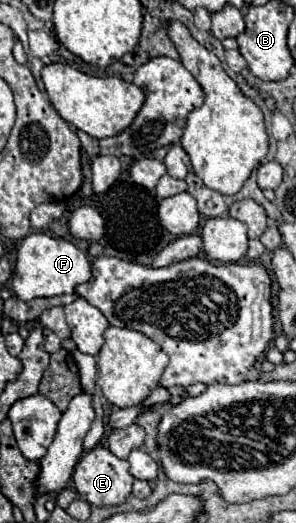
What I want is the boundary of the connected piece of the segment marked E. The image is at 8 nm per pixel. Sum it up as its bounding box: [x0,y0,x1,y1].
[73,446,135,506]

